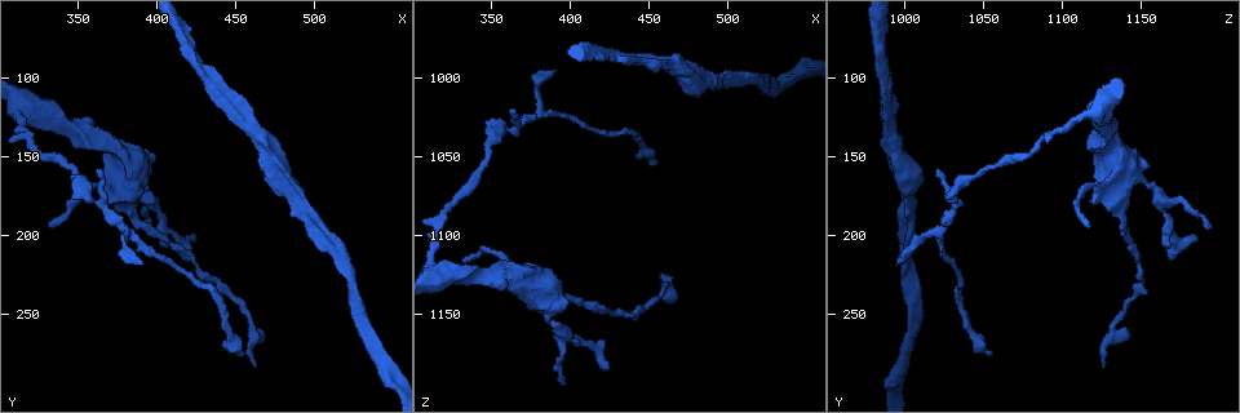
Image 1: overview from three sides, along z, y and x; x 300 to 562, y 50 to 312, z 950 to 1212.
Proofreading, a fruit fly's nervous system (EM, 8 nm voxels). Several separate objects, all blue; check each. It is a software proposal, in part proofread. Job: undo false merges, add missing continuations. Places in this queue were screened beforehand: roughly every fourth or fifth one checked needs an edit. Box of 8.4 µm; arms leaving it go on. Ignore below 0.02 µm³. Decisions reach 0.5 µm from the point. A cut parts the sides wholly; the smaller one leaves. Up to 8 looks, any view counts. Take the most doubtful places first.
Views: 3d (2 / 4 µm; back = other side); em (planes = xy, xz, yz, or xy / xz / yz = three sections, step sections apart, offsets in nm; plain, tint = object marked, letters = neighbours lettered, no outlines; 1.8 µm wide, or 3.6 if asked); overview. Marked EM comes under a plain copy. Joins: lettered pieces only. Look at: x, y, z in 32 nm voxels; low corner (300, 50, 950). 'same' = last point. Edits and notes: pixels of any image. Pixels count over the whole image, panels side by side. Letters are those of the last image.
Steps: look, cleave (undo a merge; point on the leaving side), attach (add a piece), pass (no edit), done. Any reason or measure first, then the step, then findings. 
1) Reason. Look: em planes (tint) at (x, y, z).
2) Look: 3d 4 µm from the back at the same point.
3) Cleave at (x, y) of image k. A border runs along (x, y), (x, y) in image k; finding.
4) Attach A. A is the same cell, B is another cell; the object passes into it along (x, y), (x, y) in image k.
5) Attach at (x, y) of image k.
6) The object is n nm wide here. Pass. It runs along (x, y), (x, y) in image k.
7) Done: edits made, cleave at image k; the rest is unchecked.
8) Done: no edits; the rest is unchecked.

Branch stops here. Look: em planes (letters) at (422, 200, 1182).

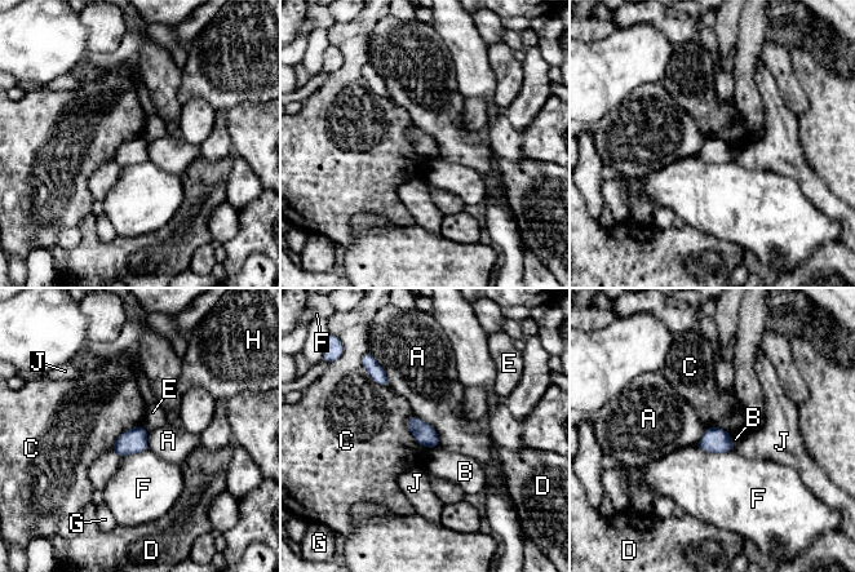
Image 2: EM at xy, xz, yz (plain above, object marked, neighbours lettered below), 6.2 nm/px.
The object is 140 nm wide here. Pass. A, B, C, D, E, F, G, H and J are other cells; a border runs along (413, 413), (407, 428), (429, 448) in image 2; no lettered piece goes on from it.

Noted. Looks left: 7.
Long arm stops here. Look: em planes (tint) at (462, 284, 1126).

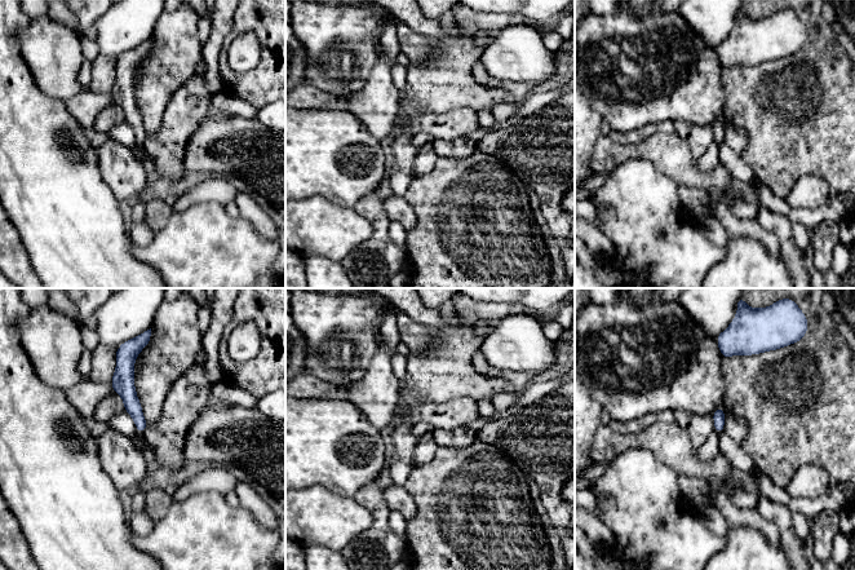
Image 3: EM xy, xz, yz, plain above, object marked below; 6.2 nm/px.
Look: em planes (letters) at the same point.

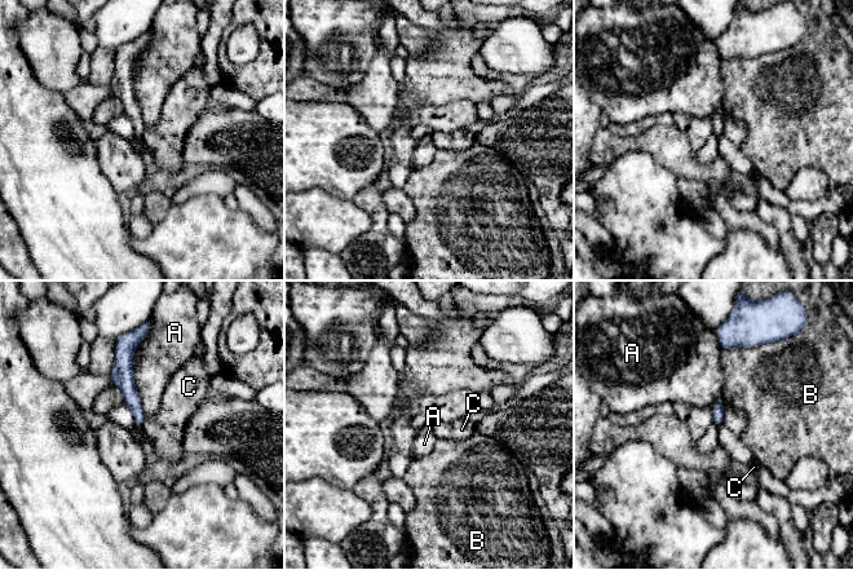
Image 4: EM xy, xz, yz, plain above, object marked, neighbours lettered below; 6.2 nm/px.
Pass. A, B and C are other cells; it runs along (126, 349), (124, 381), (140, 420) in image 4; none of them fits.

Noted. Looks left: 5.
Branch stops here. Look: em yz step 16 (tint) at (390, 218, 994).

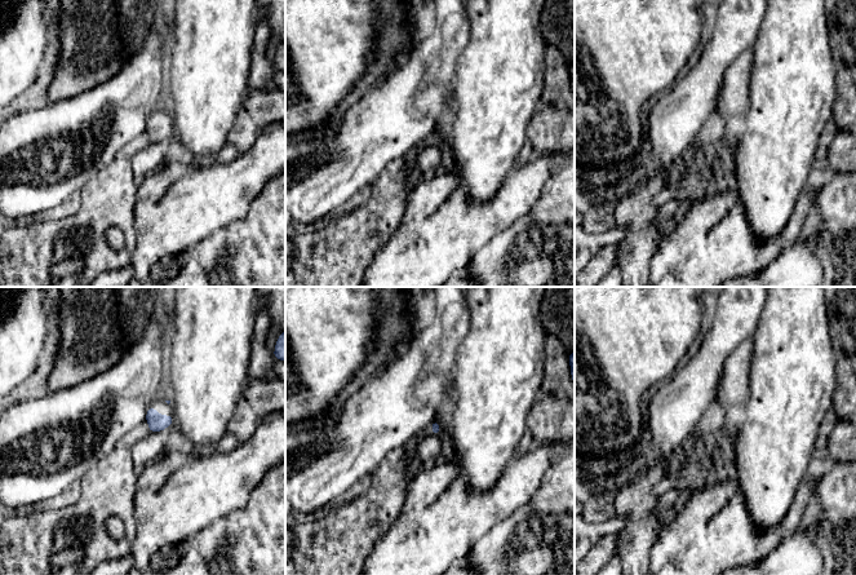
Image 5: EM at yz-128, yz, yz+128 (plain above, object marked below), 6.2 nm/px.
Cut it another way. Look: em planes (letters) at the same point.

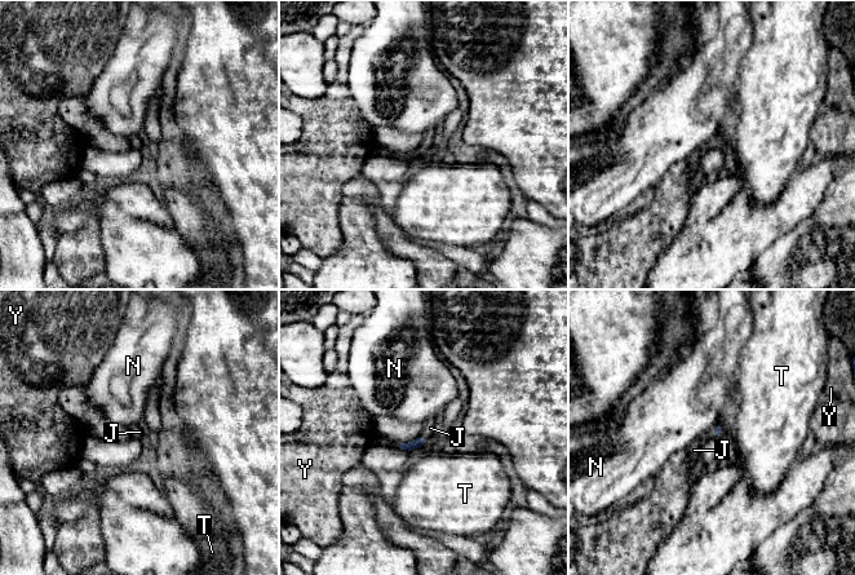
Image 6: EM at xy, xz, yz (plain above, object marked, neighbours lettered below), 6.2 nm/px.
Attach J. J is the same cell, N, T and Y are other cells; the neuron continues.

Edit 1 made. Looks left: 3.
Done: edits made, attach at image 6; the rest is unchecked.

